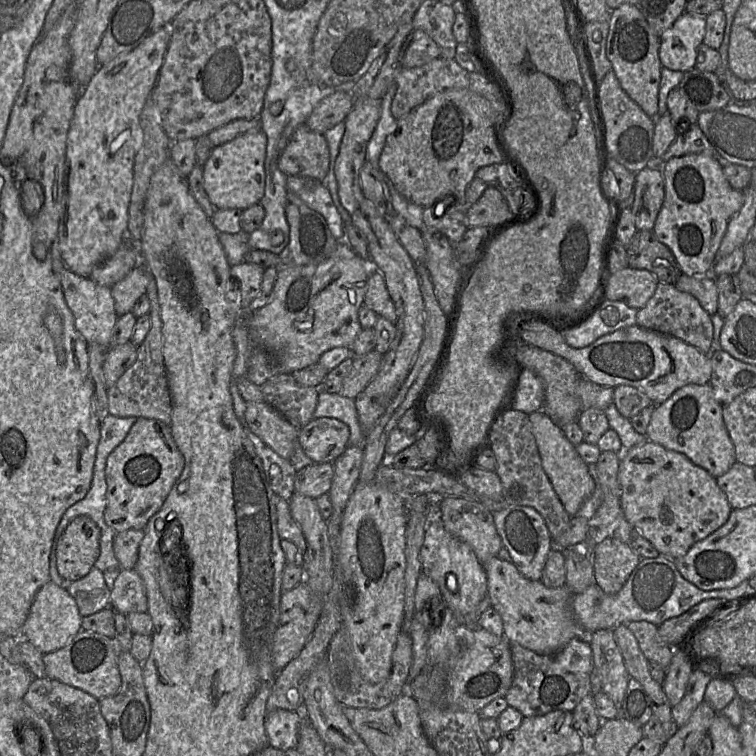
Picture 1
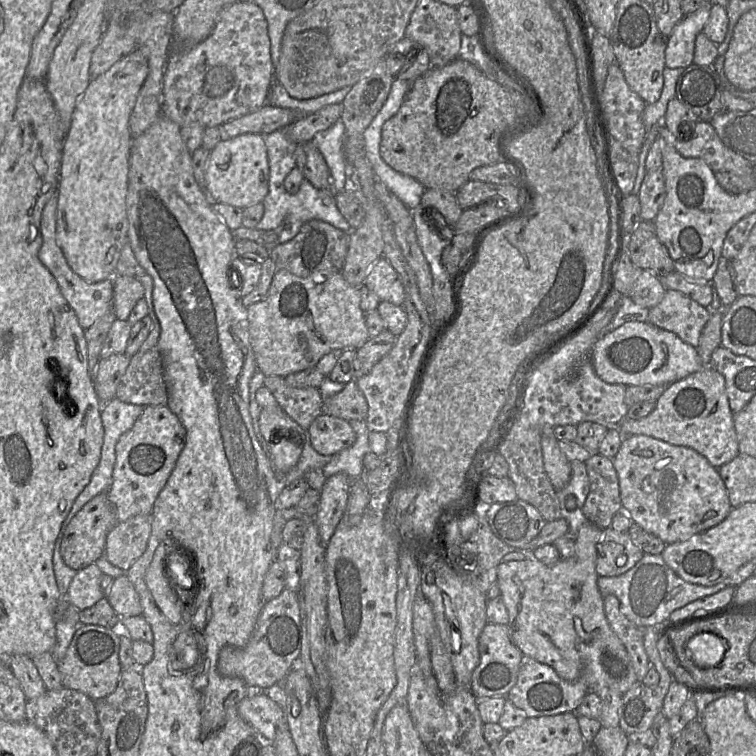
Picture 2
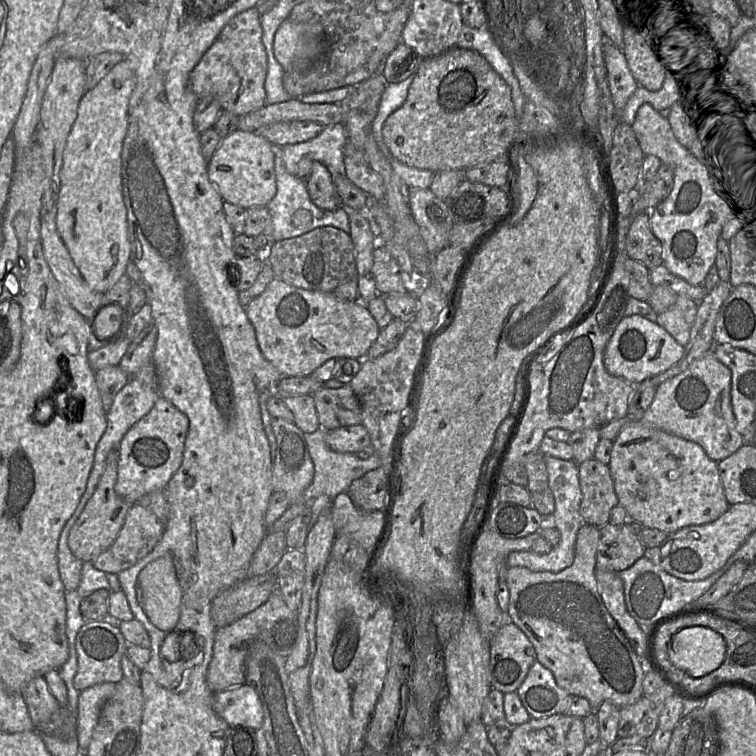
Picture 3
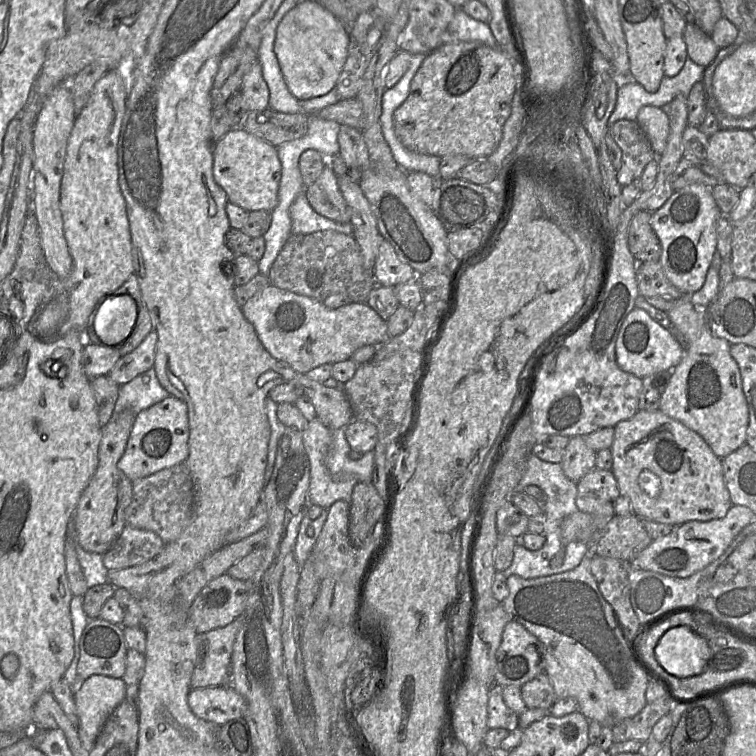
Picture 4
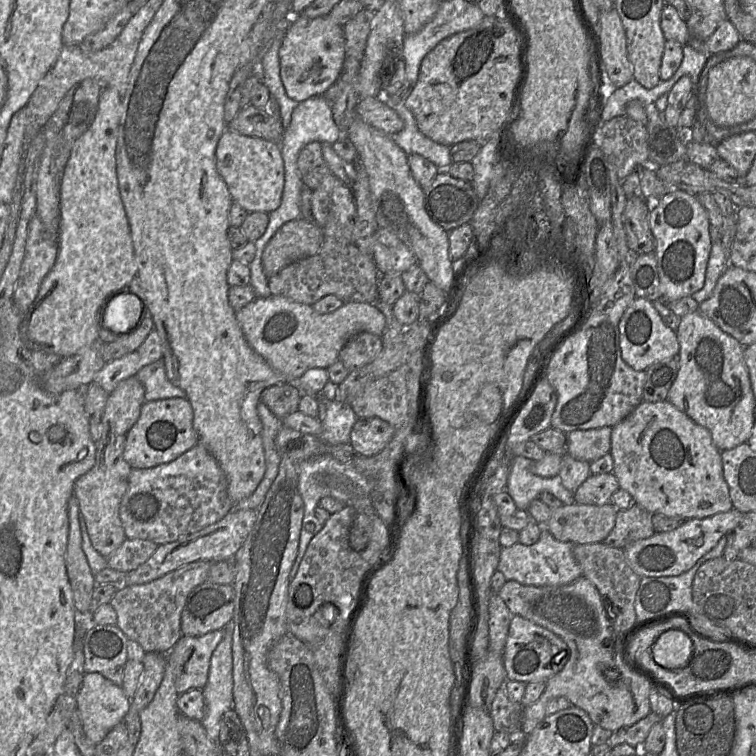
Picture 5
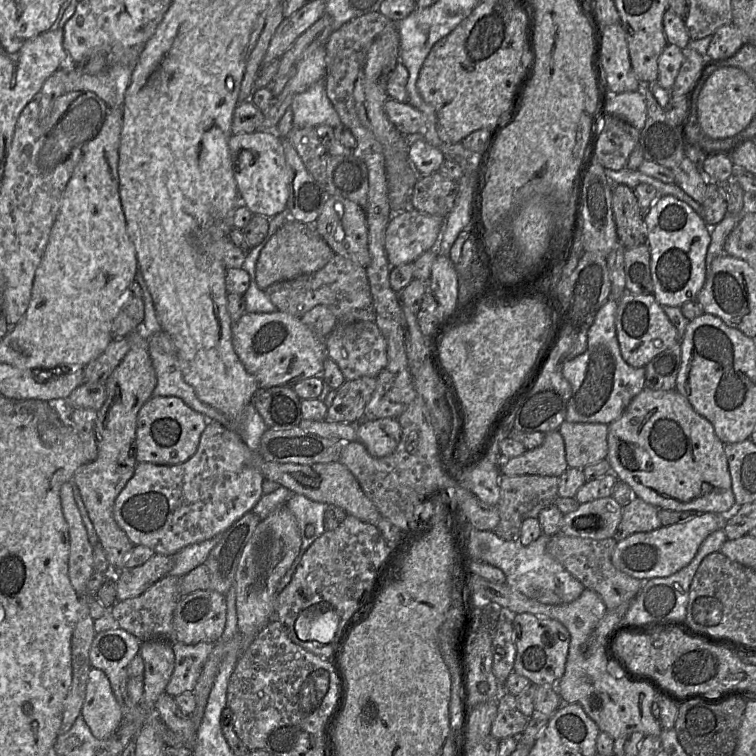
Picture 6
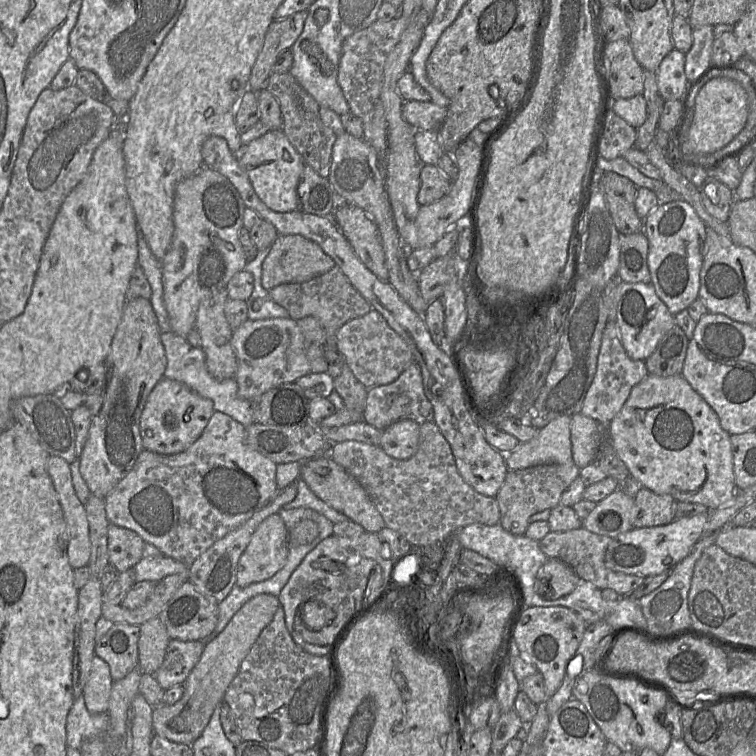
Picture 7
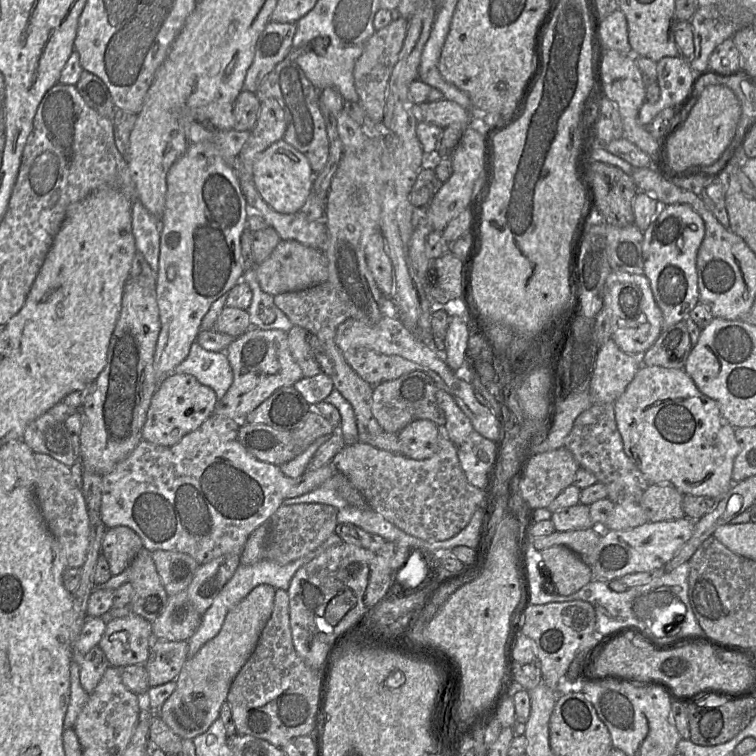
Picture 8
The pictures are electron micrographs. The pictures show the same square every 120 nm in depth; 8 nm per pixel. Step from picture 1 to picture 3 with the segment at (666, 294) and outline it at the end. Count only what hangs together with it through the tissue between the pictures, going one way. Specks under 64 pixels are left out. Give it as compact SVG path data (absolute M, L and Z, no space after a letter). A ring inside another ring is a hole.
M678 295L674 305L657 316L656 323L664 328L681 346L690 341L691 328L699 306L690 298Z

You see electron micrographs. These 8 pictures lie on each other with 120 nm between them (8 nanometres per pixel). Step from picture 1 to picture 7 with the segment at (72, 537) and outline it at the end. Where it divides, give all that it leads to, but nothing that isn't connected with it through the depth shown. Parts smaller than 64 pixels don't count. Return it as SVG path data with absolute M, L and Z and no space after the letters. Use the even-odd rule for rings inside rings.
M142 297L127 300L106 359L101 400L90 407L90 429L79 458L81 476L92 494L105 498L132 470L144 449L140 433L141 413L150 393L164 377L166 365L165 350L151 301ZM109 524L107 548L109 563L122 573L132 569L143 557L143 539L134 531Z

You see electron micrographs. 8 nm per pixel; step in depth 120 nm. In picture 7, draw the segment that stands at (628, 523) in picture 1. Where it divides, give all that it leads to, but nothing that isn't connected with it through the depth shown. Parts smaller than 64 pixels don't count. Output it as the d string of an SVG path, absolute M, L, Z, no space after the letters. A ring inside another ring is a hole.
M647 375L633 387L621 410L610 421L608 433L618 457L632 476L620 481L618 489L632 498L644 487L656 494L670 495L677 502L698 503L715 510L735 495L731 436L722 429L715 411L682 375Z

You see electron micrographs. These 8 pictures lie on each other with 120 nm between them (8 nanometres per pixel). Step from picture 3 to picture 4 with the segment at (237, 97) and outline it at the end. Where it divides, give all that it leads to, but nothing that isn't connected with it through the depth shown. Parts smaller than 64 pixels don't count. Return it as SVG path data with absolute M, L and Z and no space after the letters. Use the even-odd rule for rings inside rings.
M254 63L245 73L239 93L242 97L242 107L247 112L263 111L268 108L269 90L259 63Z

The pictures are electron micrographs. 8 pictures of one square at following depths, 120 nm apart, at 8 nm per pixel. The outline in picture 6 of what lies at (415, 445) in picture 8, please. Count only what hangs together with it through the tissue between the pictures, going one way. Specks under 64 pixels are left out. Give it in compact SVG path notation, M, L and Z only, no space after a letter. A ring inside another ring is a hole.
M388 417L349 424L357 425L357 441L363 443L374 457L392 454L401 439L402 430L397 418Z

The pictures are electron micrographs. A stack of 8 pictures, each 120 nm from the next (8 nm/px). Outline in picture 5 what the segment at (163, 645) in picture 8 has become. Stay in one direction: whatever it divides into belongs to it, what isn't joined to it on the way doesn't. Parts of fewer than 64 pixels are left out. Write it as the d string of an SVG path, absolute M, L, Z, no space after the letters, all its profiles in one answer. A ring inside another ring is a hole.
M219 629L201 636L182 636L167 653L167 661L175 675L175 687L179 695L191 689L203 689L208 680L212 654L223 639L225 630Z

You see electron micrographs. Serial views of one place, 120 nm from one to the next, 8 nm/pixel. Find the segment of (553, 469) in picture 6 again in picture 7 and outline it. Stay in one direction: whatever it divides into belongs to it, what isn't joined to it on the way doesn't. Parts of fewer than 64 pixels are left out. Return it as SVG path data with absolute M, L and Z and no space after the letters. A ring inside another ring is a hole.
M563 415L550 421L528 442L519 443L512 452L505 454L508 470L520 470L537 465L573 463L570 439L571 416Z

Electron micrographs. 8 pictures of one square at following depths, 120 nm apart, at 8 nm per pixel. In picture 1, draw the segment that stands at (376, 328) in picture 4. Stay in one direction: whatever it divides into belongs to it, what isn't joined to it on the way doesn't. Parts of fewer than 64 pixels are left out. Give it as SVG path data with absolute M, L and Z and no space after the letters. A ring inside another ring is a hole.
M339 241L335 251L327 259L325 259L324 261L322 261L318 264L308 264L308 265L303 265L303 266L281 266L279 268L278 276L277 276L276 282L274 284L274 288L273 288L273 292L272 292L272 301L269 304L261 307L260 309L257 309L253 312L246 311L247 312L246 325L247 325L247 329L248 329L248 332L249 332L249 338L250 338L250 341L251 341L251 346L264 347L265 349L274 353L275 356L277 357L278 361L279 361L279 374L280 373L290 374L290 373L293 373L294 371L297 371L299 369L302 369L302 368L305 368L307 366L310 366L312 364L317 363L317 362L319 362L320 356L325 351L327 351L329 349L332 349L332 348L335 348L335 347L348 347L348 348L350 348L351 345L353 344L353 342L355 341L356 337L363 330L362 327L361 327L361 324L359 322L359 310L360 310L361 306L364 304L364 299L365 299L365 295L366 295L366 292L367 292L368 279L369 279L370 273L371 273L370 255L369 255L369 260L364 260L363 258L358 256L345 241Z

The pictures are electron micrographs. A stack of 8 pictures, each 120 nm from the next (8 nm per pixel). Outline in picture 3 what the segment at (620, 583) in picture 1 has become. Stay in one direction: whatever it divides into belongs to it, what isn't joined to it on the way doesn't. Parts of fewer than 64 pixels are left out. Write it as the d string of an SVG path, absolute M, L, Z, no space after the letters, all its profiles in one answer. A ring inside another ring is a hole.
M628 520L622 525L607 523L599 528L600 541L596 553L595 568L600 571L621 572L632 566L645 555L647 548L628 526Z

